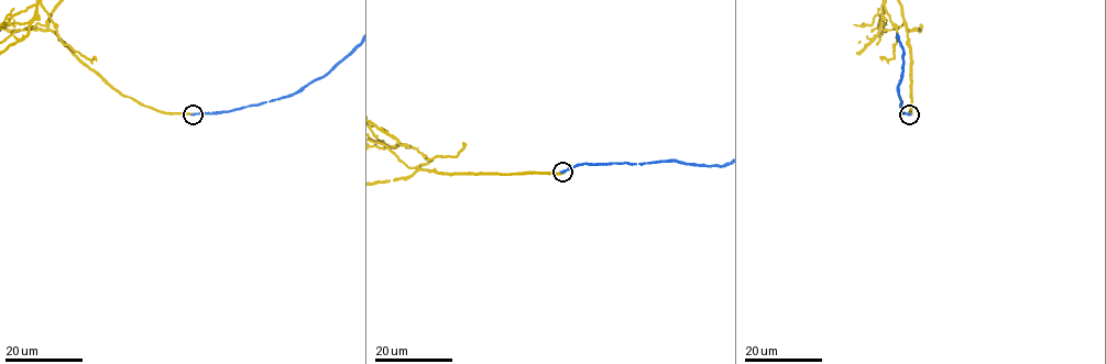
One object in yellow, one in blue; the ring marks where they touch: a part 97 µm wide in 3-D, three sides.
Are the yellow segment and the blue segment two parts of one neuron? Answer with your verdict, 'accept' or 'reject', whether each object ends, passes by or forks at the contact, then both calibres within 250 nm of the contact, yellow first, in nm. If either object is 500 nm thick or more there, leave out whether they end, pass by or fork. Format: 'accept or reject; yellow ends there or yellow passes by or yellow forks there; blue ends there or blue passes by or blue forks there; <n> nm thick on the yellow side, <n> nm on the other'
reject; yellow ends there; blue ends there; 280 nm thick on the yellow side, 240 nm on the other

